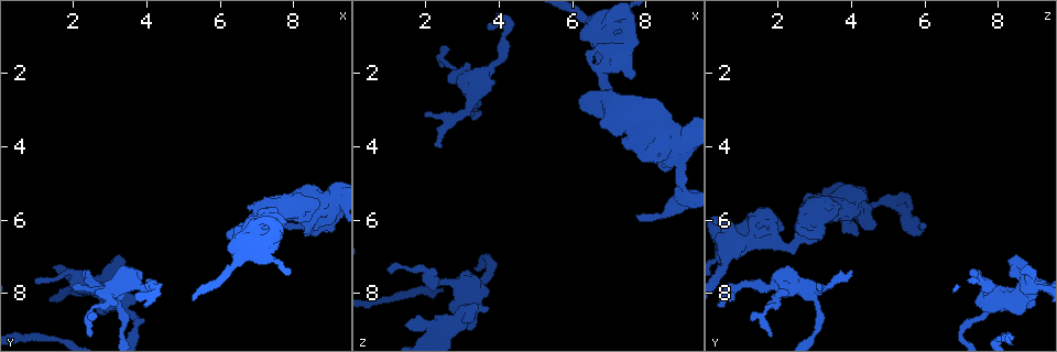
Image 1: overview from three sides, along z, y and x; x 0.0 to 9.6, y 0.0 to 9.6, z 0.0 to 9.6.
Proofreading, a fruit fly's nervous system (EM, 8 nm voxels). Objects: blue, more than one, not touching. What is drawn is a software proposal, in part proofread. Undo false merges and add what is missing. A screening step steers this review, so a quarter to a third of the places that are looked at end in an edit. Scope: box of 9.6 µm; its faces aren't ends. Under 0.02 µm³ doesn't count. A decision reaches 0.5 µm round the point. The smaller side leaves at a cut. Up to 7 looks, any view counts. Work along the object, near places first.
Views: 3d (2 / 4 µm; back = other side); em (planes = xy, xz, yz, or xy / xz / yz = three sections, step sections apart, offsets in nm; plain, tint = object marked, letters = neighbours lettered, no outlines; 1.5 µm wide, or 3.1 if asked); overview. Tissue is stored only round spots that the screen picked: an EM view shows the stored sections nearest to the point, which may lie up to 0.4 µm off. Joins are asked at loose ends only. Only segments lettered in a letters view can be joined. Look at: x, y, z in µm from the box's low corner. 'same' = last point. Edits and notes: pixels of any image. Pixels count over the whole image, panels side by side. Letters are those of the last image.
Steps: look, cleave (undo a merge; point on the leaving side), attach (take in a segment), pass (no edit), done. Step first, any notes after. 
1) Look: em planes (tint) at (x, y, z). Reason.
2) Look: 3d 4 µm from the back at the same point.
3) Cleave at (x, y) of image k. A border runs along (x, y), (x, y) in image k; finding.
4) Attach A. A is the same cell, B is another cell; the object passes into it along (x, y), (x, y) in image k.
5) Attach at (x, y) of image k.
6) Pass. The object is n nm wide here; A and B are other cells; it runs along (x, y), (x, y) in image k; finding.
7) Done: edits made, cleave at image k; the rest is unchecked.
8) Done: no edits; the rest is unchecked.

Look: 3d 4 µm from the back at (1.00, 7.70, 7.45).

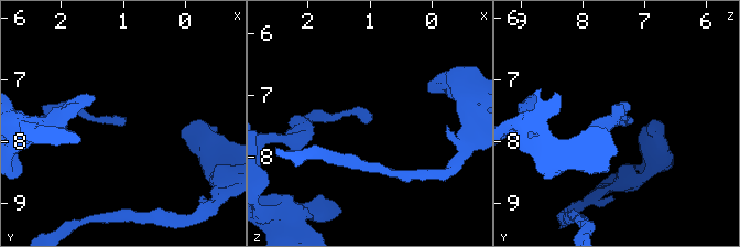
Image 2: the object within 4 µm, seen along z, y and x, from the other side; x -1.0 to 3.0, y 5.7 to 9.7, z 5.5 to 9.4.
Look: em yz step 8 (tint) at (1.00, 7.65, 7.50).

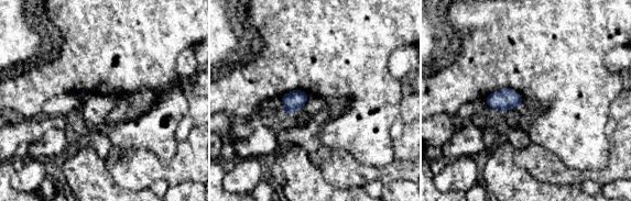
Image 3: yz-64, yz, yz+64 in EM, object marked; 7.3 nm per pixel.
Look: em planes (letters) at the same point.

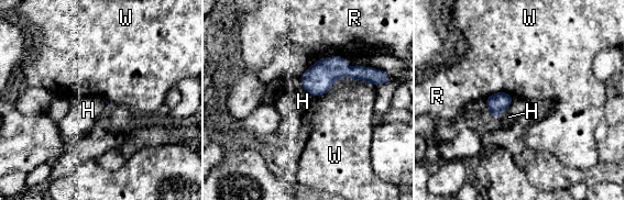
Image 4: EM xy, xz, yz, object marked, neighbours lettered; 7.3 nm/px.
Pass. H, R and W are other cells; a border runs along (299, 77), (302, 86), (316, 97) in image 4; none of them fits.

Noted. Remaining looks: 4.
Look: em planes (letters) at (3.20, 7.80, 2.25). Four-way junction.

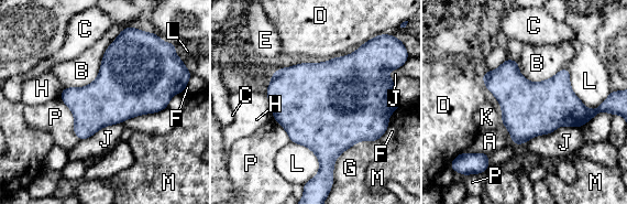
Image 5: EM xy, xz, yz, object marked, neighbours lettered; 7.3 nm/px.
Pass. The object is 400 nm wide here; A, B, C, D, E, F, G, H, J, K, L, M and P are other cells; a border runs along (125, 27), (90, 83), (63, 88) in image 5; all the same cell.

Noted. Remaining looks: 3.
Look: em xz step 4 (tint) at (4.15, 7.95, 0.70).

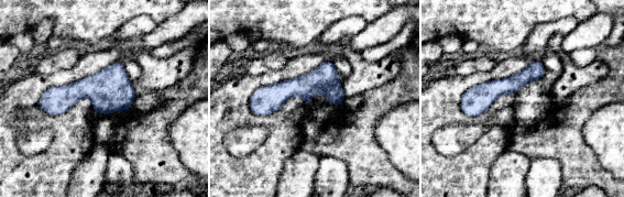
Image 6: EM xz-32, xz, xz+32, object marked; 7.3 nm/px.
Look: em planes (letters) at the same point. Cut it another way.

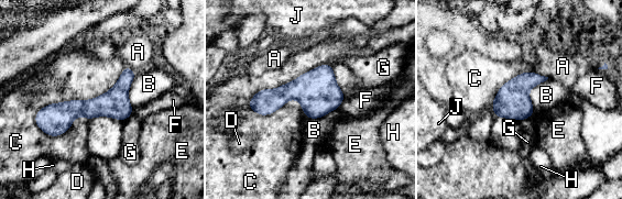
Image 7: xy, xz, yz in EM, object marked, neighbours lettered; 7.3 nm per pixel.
Pass. The object is 150 nm wide here; the longest contact is with C, 800 nm; A, B, C, D, E, F, G, H and J are other cells; all the same cell.

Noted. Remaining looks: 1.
Done: no edits; the rest is unchecked.

